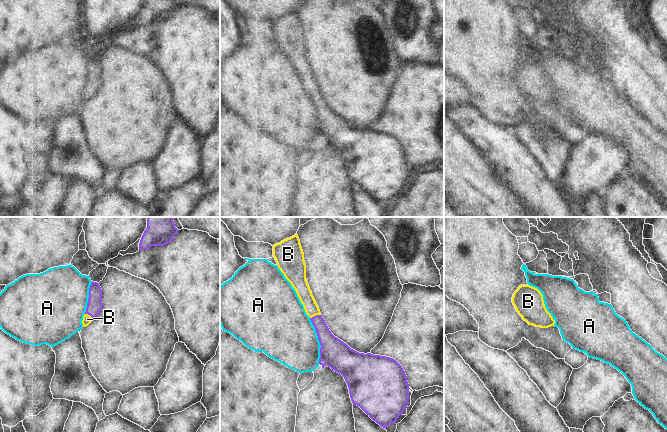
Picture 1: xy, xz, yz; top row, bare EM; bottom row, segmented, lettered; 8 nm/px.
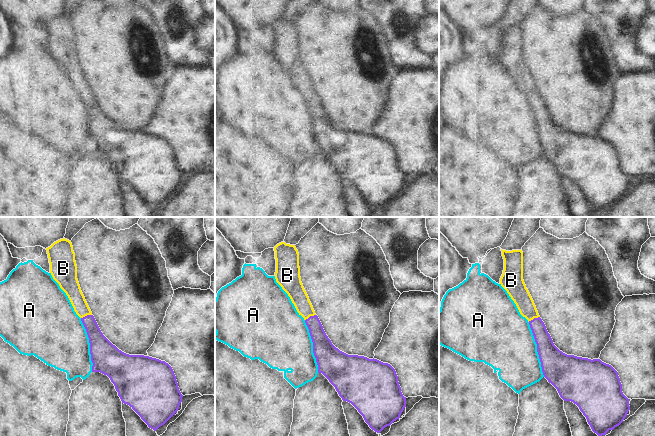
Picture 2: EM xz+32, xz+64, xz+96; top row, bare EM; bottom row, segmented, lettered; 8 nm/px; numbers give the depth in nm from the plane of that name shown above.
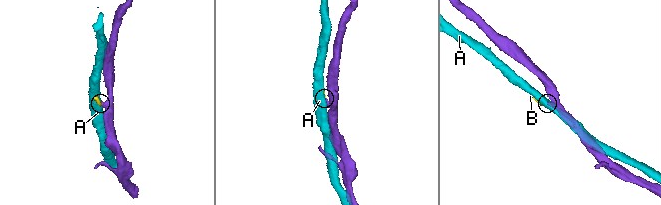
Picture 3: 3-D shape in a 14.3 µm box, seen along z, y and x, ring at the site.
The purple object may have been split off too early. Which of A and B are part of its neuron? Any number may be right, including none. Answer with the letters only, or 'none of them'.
B

